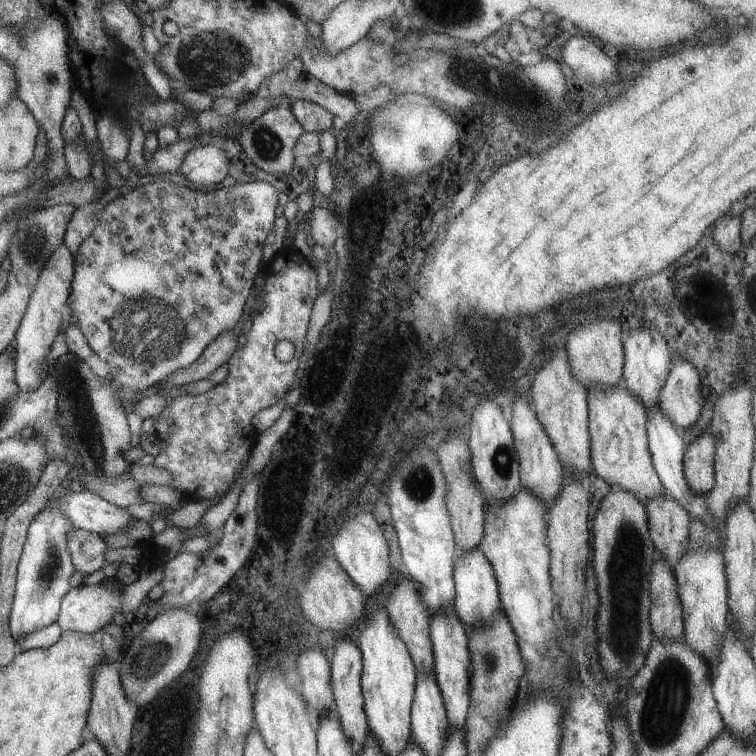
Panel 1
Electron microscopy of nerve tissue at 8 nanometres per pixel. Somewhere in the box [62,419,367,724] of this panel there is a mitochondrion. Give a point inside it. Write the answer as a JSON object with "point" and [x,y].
{"point":[143,658]}

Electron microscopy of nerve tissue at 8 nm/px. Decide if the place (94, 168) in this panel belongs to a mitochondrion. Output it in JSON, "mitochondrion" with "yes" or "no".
{"mitochondrion":"no"}

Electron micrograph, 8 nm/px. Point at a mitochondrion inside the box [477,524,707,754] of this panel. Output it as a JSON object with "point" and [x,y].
{"point":[667,702]}

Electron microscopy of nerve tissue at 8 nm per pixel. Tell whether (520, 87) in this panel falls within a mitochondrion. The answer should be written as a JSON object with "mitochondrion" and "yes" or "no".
{"mitochondrion":"yes"}

